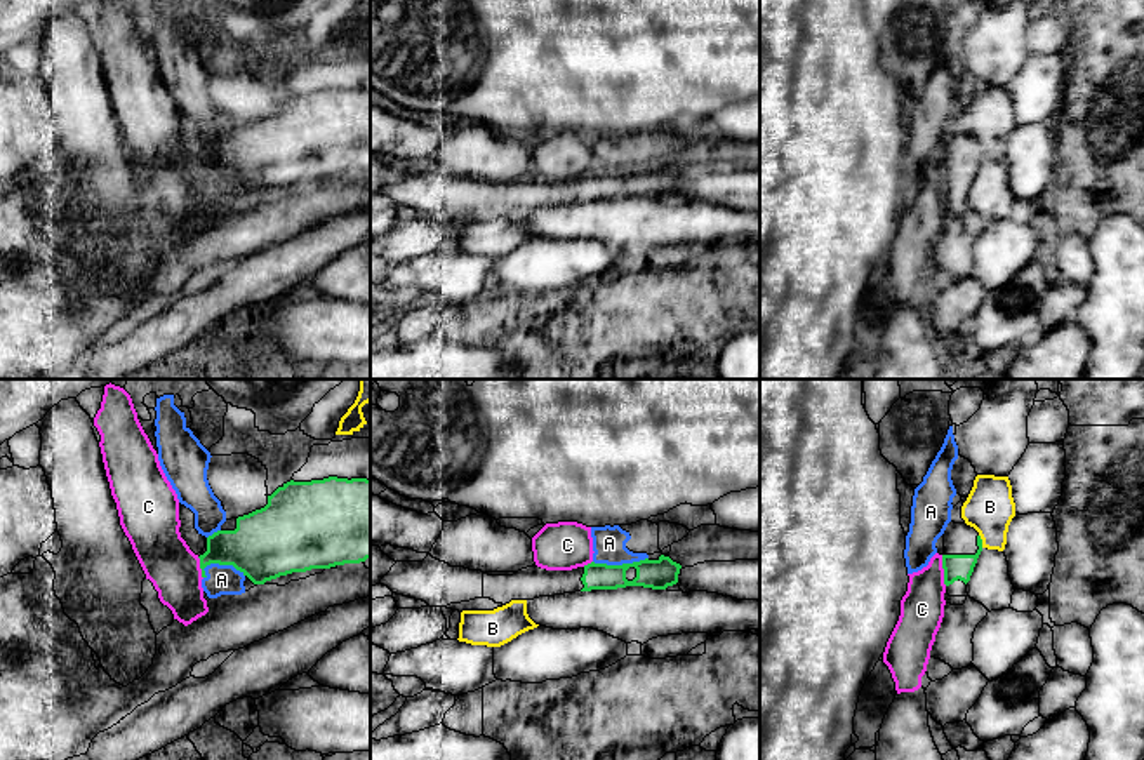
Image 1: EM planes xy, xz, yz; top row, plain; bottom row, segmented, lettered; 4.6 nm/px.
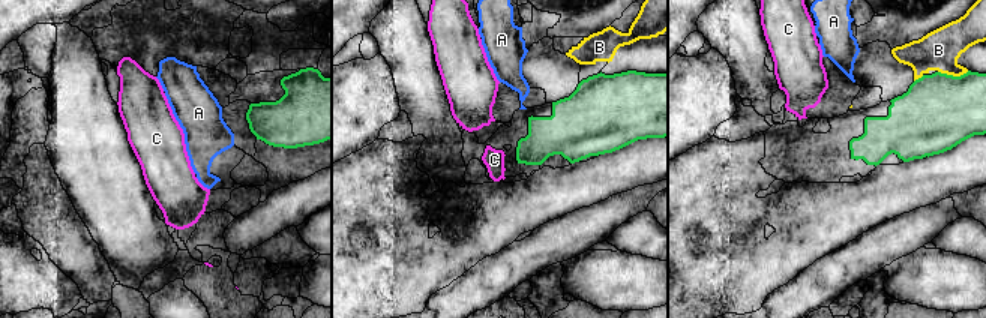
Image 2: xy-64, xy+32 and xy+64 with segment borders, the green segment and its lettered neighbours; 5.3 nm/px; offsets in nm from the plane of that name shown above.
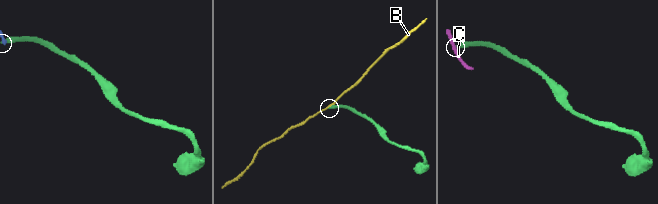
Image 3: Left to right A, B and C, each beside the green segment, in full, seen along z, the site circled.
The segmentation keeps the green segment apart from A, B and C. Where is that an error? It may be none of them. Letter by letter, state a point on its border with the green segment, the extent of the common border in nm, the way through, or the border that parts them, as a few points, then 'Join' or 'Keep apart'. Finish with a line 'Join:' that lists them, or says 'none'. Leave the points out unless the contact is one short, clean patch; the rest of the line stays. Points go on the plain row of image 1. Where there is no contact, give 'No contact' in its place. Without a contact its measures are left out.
A: Touches green at xz (619, 176). Shared border 260 nm. Boundary: xz (647, 167), (621, 174), (593, 173). Keep apart
B: Touches green at yz (981, 152). Shared border 70 nm. Keep apart
C: Touches green at yz (944, 181). Shared border 150 nm. Boundary: yz (941, 166), (943, 192), (946, 195). Keep apart
Join: none

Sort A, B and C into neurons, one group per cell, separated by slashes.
A C / B

